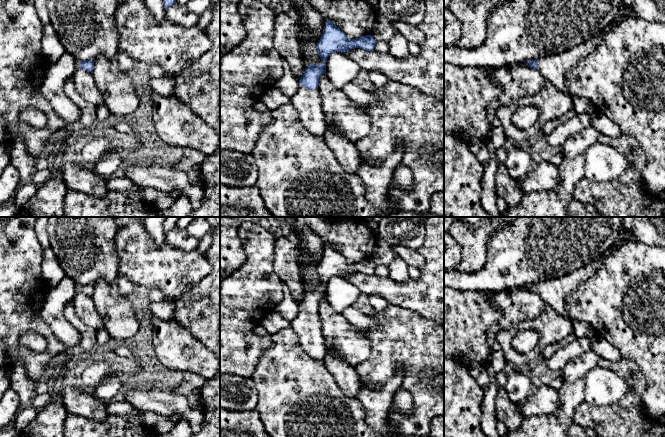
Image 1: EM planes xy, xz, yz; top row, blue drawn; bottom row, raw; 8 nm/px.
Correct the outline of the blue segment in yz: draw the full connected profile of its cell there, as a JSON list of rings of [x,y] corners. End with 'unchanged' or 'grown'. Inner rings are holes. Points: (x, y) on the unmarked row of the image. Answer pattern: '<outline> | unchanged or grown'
[[[610,250],[597,260],[591,261],[585,267],[572,272],[570,275],[546,280],[539,284],[531,284],[525,288],[530,292],[538,293],[557,313],[571,321],[570,314],[566,309],[567,297],[571,292],[575,291],[582,282],[588,280],[598,272],[599,266],[602,264],[603,260],[606,259],[609,252]]] | grown

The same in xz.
[[[331,244],[325,246],[323,257],[318,266],[317,275],[323,285],[320,289],[310,288],[299,304],[299,313],[291,321],[291,328],[296,332],[303,351],[310,357],[323,360],[326,355],[322,324],[318,315],[319,303],[326,296],[326,284],[333,276],[346,277],[360,272],[373,275],[376,264],[371,259],[349,263]]] | grown

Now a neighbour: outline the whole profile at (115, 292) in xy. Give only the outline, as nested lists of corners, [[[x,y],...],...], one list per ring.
[[[116,282],[111,284],[110,287],[110,295],[115,299],[115,300],[122,300],[124,298],[126,298],[121,292],[120,289],[118,287],[118,285],[116,284]]]

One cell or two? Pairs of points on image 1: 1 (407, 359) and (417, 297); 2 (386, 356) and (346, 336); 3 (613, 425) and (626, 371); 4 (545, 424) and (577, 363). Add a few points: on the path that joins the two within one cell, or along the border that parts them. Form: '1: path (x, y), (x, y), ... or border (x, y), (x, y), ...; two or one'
1: border (393, 304), (413, 310), (433, 321); two
2: border (363, 329), (370, 343), (370, 355), (355, 366); two
3: path (626, 412), (633, 400), (635, 384); one
4: path (562, 415), (566, 410), (572, 393), (574, 380); one

